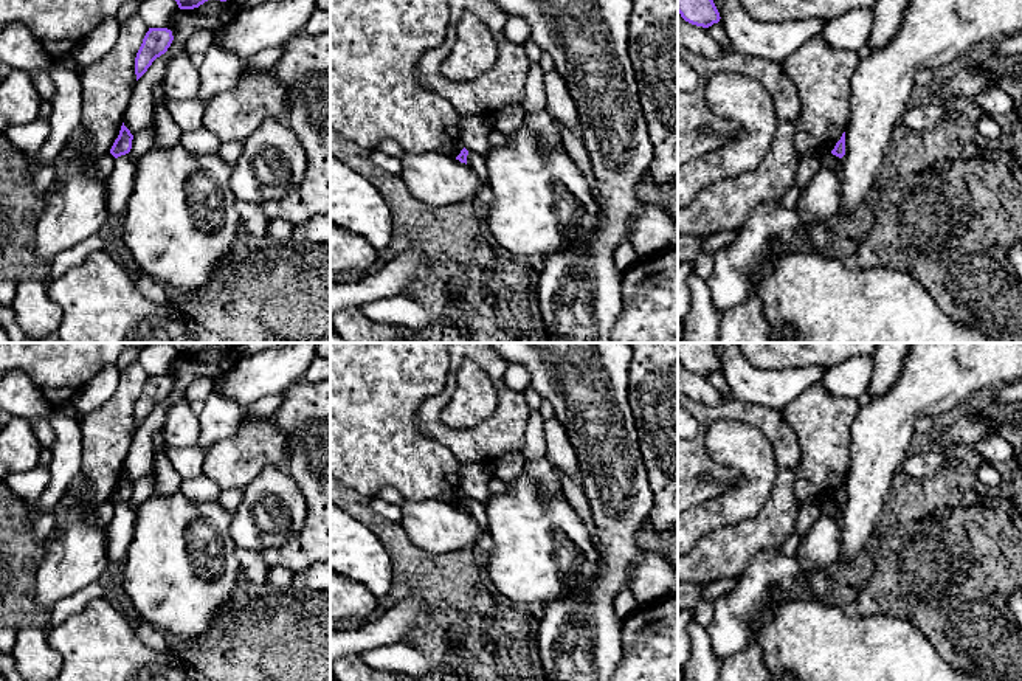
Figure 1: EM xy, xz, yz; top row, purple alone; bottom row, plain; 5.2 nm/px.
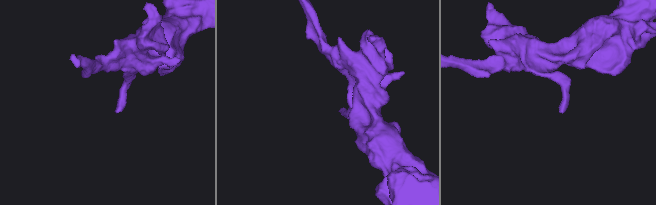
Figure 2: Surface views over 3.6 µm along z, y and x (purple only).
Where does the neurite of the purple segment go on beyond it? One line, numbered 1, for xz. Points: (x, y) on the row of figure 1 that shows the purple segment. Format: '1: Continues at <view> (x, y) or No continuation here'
1: No continuation here

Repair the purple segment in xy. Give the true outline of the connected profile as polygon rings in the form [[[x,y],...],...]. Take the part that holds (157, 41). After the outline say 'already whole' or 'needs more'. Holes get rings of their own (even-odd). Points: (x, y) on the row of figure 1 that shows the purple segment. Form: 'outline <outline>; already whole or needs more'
outline [[[149,28],[135,57],[136,81],[147,71],[152,62],[164,54],[174,40],[167,28]]]; already whole

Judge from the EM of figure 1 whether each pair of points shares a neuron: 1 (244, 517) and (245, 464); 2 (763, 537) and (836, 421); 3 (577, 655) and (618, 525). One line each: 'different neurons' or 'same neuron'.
1: different neurons
2: different neurons
3: same neuron

